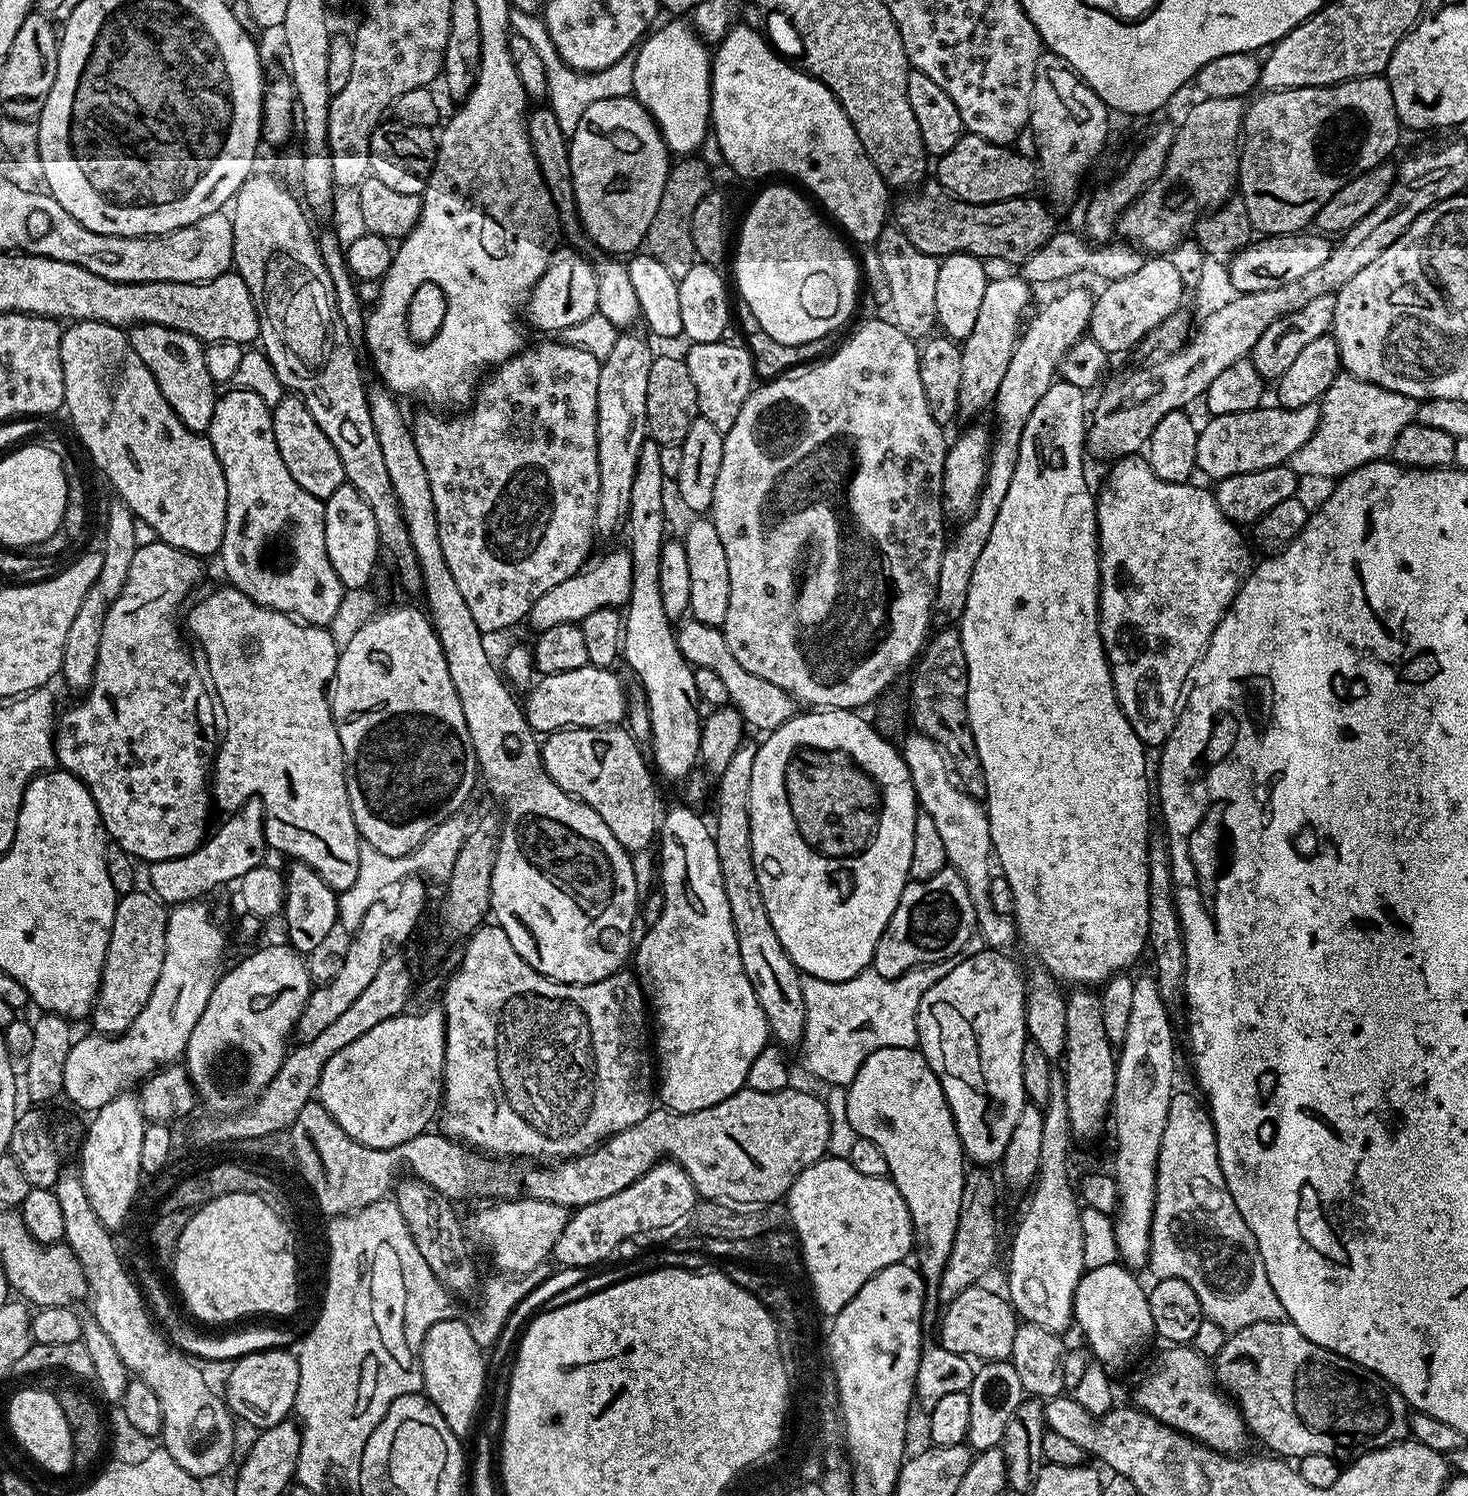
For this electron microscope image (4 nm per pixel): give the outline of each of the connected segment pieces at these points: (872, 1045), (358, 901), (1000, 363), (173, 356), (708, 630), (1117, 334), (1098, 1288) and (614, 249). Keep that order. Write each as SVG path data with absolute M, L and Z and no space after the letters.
M955 959L940 960L937 964L925 964L918 968L912 968L892 980L882 978L876 972L865 970L857 972L854 978L849 980L823 980L814 974L801 975L802 998L806 1006L806 1022L804 1023L804 1068L812 1076L825 1080L825 1085L851 1084L856 1077L857 1070L879 1048L916 1048L920 1035L916 1019L918 1018L918 1006L922 1002L922 994L934 986L950 970L954 970Z
M457 814L443 820L413 852L405 856L382 854L374 850L374 846L361 843L358 854L358 878L354 878L354 886L350 886L338 896L338 921L342 926L350 933L356 932L358 926L362 926L362 918L366 918L366 910L370 910L374 898L378 898L378 894L386 890L390 882L404 880L407 876L419 876L428 882L447 882L454 870L454 861L458 859L458 850L462 850L462 842L468 835L469 825L464 824L462 817L463 815Z
M1020 274L989 279L982 307L974 321L974 330L970 330L968 337L960 344L962 374L958 385L958 413L961 417L976 416L995 405L998 386L1002 386L1002 378L1010 367L1010 358L1022 330L1024 311L1032 300L1031 291L1033 289Z
M138 324L128 332L128 340L138 350L138 358L146 362L158 390L170 402L174 414L192 432L207 433L210 418L214 418L214 406L218 399L218 385L206 370L205 345L198 338L182 330L174 330L157 324Z
M688 618L679 625L676 641L689 664L714 670L714 674L722 678L728 704L740 712L745 725L752 727L753 724L760 734L767 734L788 723L791 716L797 715L798 702L789 692L782 690L782 686L774 686L774 682L766 682L766 678L758 678L758 674L750 674L750 670L746 670L746 666L742 666L742 662L730 654L730 646L726 646L726 638L719 627Z
M1148 258L1134 274L1107 281L1104 289L1095 293L1087 335L1092 337L1102 350L1110 354L1128 352L1135 344L1147 341L1152 332L1166 318L1181 311L1186 287L1178 270L1167 258Z
M1115 1262L1085 1271L1074 1290L1075 1327L1080 1327L1081 1334L1088 1339L1091 1355L1112 1374L1130 1367L1132 1356L1138 1355L1156 1336L1148 1292L1131 1275L1135 1276L1123 1263Z
M632 96L602 98L602 102L586 106L586 114L578 118L578 130L572 132L568 142L568 157L574 178L576 208L580 211L580 222L587 239L592 239L597 249L609 254L635 253L639 249L636 247L645 243L650 222L654 222L654 210L658 210L658 198L662 198L670 167L668 147L664 145L652 115Z

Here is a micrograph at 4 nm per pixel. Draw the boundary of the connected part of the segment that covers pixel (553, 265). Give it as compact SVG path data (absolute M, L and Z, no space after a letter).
M557 247L546 266L546 274L538 278L532 293L526 301L526 320L537 328L540 334L558 334L586 318L597 315L598 282L592 269L592 261L587 255L579 256L572 248Z

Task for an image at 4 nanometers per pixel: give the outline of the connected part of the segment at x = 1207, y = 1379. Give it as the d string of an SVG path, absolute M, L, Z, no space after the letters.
M1168 1346L1165 1349L1157 1358L1152 1373L1137 1386L1135 1407L1215 1452L1239 1453L1250 1433L1240 1409L1218 1387L1213 1365L1190 1346Z

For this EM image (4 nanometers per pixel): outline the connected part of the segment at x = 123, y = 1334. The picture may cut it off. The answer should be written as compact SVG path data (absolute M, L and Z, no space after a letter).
M61 1175L54 1191L62 1205L62 1219L66 1221L63 1243L78 1258L88 1278L91 1317L102 1326L106 1338L114 1342L114 1350L118 1350L118 1358L122 1358L129 1373L146 1382L158 1397L158 1406L162 1406L164 1425L159 1439L164 1440L163 1451L168 1452L182 1470L197 1478L226 1471L236 1452L237 1425L221 1393L208 1385L200 1364L181 1352L152 1319L144 1293L125 1261L124 1264L120 1261L120 1252L112 1241L113 1233L100 1221L98 1214L94 1214L79 1175Z

